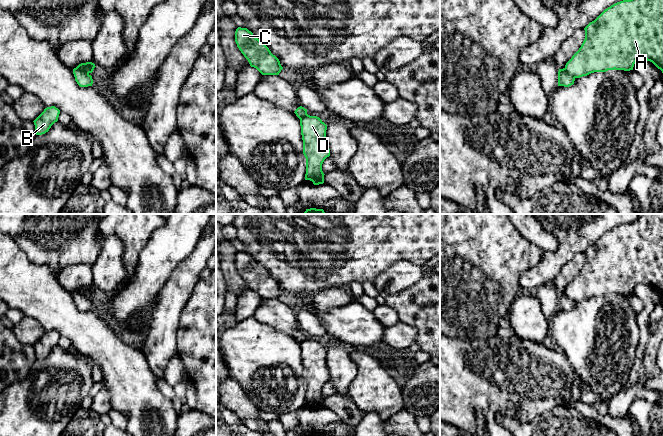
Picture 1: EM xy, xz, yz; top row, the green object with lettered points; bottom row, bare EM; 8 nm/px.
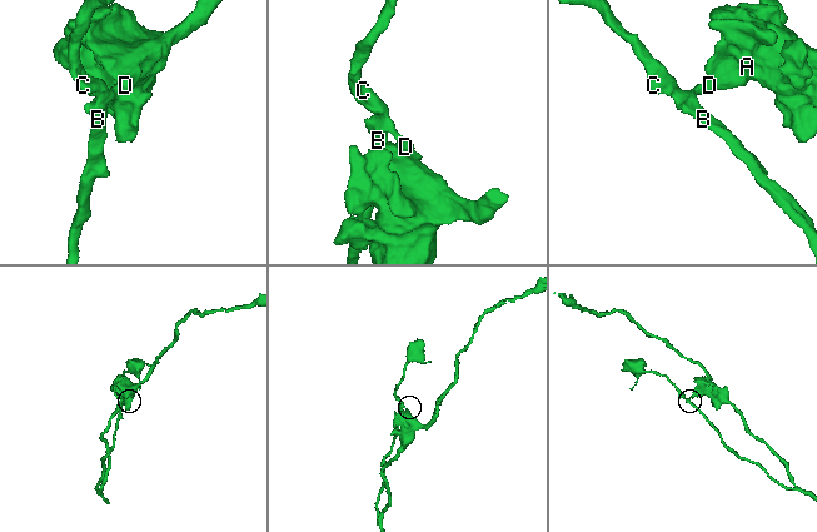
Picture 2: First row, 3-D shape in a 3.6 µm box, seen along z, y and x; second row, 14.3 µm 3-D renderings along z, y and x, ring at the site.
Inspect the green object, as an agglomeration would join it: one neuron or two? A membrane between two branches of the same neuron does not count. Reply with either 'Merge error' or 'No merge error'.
Merge error

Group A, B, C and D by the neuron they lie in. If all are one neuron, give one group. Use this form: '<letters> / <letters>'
A D / B C

